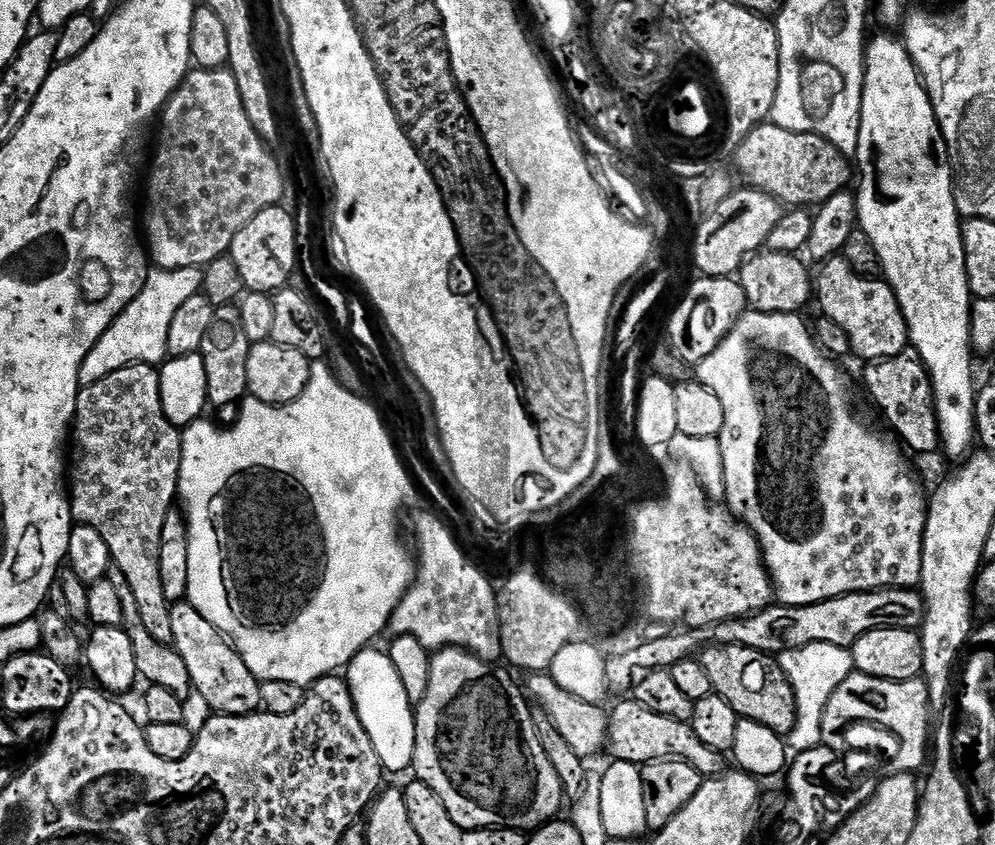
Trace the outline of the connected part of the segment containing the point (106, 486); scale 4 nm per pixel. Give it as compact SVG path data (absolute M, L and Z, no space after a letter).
M131 364L126 366L122 370L114 370L114 374L106 374L106 378L102 378L102 382L94 382L93 384L81 387L78 398L76 399L76 419L74 421L74 440L76 436L76 444L80 447L80 453L76 456L76 469L71 469L70 472L70 503L72 506L72 519L77 525L85 524L90 526L94 530L98 530L98 534L102 534L102 539L106 541L106 546L110 550L112 555L112 563L115 571L120 571L120 576L124 579L122 582L124 588L130 589L131 593L134 594L135 601L138 604L138 611L142 618L142 625L146 626L146 630L157 640L157 642L171 645L172 643L172 631L170 630L170 614L172 609L170 607L170 601L166 598L166 594L162 594L162 577L158 575L158 550L162 550L162 525L166 522L166 514L173 511L174 505L178 500L178 489L180 486L180 467L182 466L182 442L180 441L182 432L181 429L175 428L171 422L166 418L166 414L162 410L162 390L160 389L160 373L153 365L150 364Z

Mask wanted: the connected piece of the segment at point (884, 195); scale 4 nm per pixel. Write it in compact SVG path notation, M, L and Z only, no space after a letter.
M876 36L867 41L860 133L854 164L858 169L858 180L860 176L860 192L855 193L859 231L864 232L866 238L874 242L874 250L878 250L880 271L898 298L911 347L924 363L924 369L932 380L942 452L955 462L963 461L973 447L971 444L974 444L978 384L972 381L974 297L966 274L964 239L960 233L962 217L956 209L948 147L940 124L936 121L932 100L924 88L924 81L920 78L916 63L912 61L912 55L897 37L895 40L892 36Z

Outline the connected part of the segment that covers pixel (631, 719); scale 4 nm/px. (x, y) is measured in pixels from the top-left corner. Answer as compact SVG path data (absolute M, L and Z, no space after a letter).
M624 698L616 709L611 709L608 717L607 751L612 760L621 760L631 764L645 765L659 760L677 760L686 762L686 766L694 766L698 774L705 778L721 775L725 771L725 753L710 750L698 734L694 734L689 722L678 722L678 718L666 718L663 714L654 714L654 710L646 710L637 700Z

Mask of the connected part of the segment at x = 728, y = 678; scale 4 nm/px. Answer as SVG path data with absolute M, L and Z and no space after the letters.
M713 644L703 649L698 659L710 678L713 693L730 702L741 720L770 726L770 730L785 738L794 730L794 722L798 718L794 686L790 686L786 674L769 653L741 644Z

